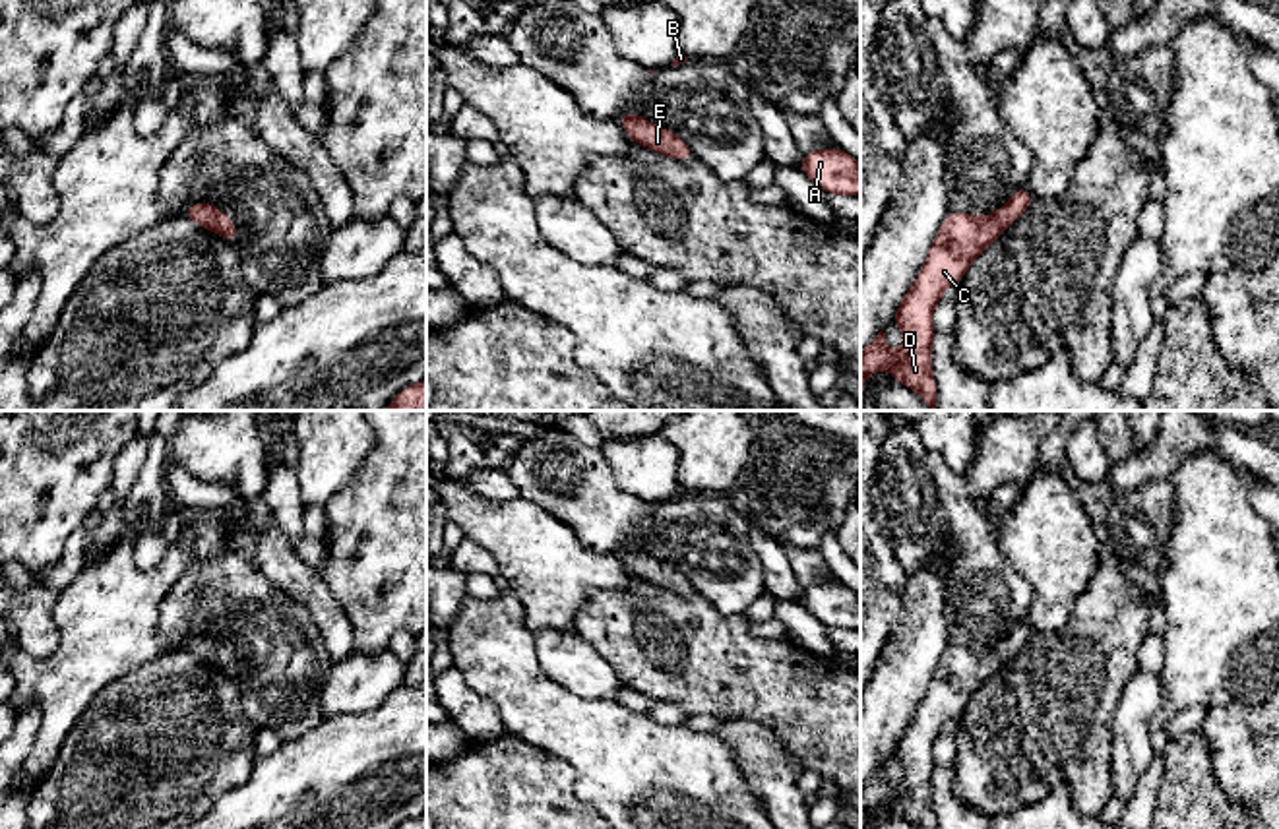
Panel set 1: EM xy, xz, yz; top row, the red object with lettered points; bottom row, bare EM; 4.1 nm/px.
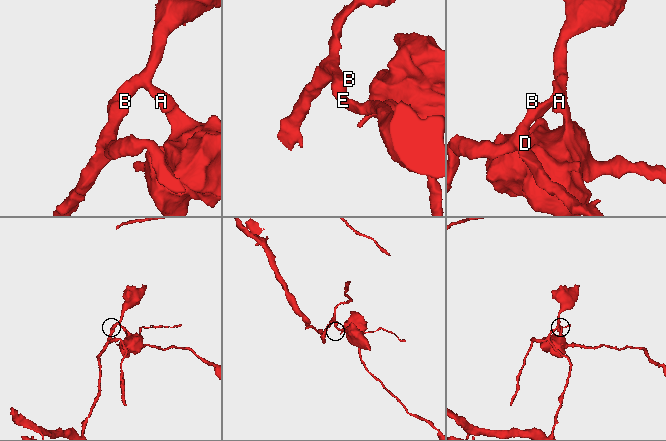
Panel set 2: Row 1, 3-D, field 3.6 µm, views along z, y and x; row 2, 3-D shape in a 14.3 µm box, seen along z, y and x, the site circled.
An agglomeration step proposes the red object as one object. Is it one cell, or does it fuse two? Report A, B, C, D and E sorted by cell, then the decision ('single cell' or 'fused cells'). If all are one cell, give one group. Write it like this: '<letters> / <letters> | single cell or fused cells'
A B C D E | single cell

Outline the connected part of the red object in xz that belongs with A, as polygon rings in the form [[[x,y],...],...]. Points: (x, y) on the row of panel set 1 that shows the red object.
[[[841,147],[808,151],[798,169],[829,196],[860,196],[860,165]]]

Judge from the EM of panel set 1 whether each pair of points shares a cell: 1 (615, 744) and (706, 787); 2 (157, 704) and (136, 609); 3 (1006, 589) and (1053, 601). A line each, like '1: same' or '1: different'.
1: same
2: different
3: different

